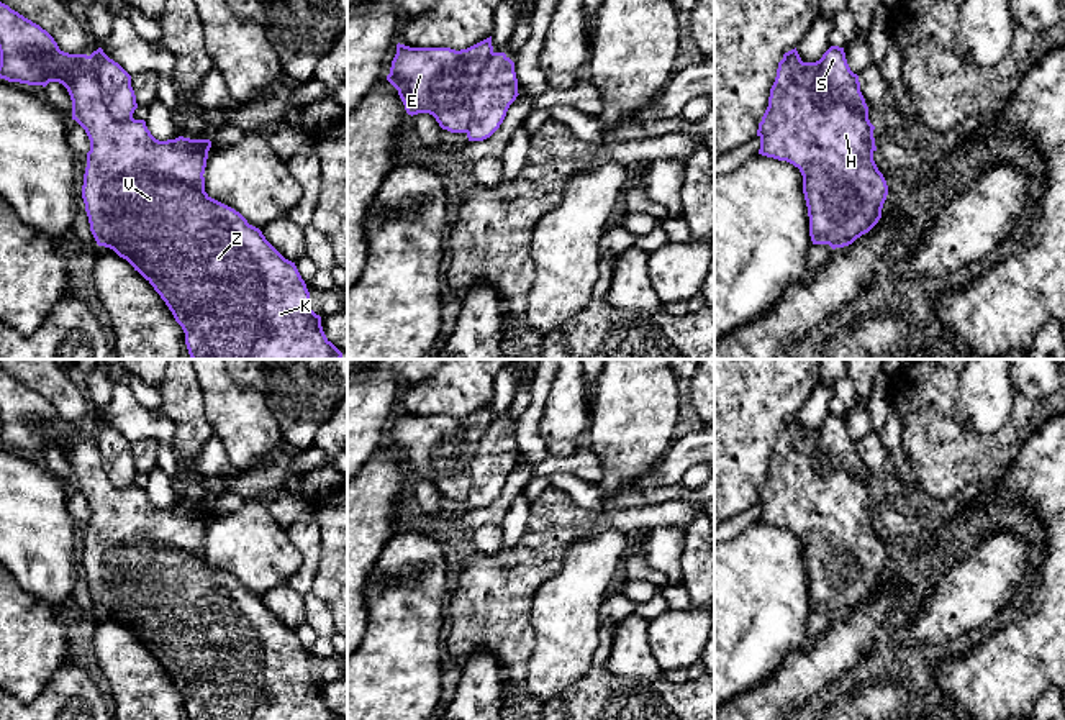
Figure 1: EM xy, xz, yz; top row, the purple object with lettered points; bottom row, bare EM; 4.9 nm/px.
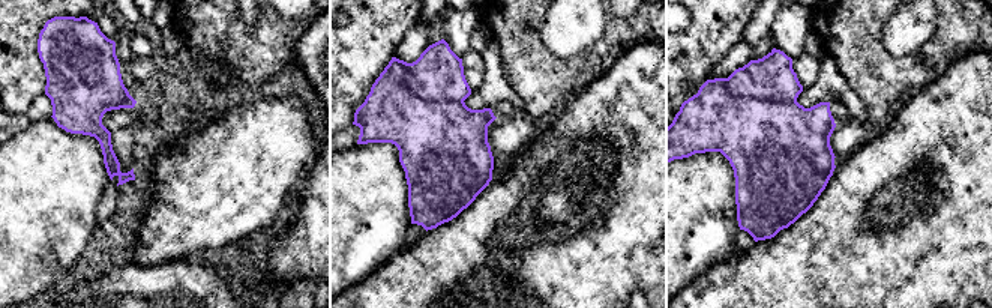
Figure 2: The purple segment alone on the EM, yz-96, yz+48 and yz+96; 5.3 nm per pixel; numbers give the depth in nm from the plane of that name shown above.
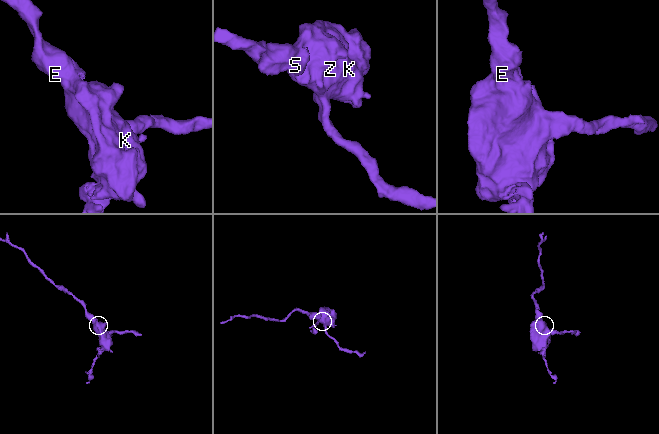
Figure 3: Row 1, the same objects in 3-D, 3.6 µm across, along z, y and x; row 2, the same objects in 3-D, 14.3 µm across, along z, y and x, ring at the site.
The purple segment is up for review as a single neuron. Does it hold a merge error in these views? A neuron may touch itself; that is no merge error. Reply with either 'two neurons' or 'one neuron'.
two neurons

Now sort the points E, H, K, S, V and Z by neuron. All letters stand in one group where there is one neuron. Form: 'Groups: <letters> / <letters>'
Groups: E H K V Z / S

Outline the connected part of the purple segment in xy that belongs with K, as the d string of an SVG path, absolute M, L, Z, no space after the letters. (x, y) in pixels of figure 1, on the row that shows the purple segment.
M0 2L0 79L28 85L62 84L72 100L75 120L90 139L82 198L90 231L98 246L126 259L161 295L185 333L192 359L341 359L342 353L326 338L321 317L311 310L310 292L295 262L285 259L234 208L205 192L205 167L210 139L159 141L144 120L116 120L106 110L95 66L87 54L59 49L39 25Z

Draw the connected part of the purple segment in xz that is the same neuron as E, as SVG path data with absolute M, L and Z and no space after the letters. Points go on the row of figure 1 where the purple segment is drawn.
M492 36L460 51L451 48L410 48L398 43L387 80L398 90L408 115L429 113L442 130L465 133L472 120L469 97L492 54Z

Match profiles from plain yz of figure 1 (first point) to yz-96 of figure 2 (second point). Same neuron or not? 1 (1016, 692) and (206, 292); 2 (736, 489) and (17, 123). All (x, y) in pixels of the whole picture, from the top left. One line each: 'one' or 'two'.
1: two
2: two

